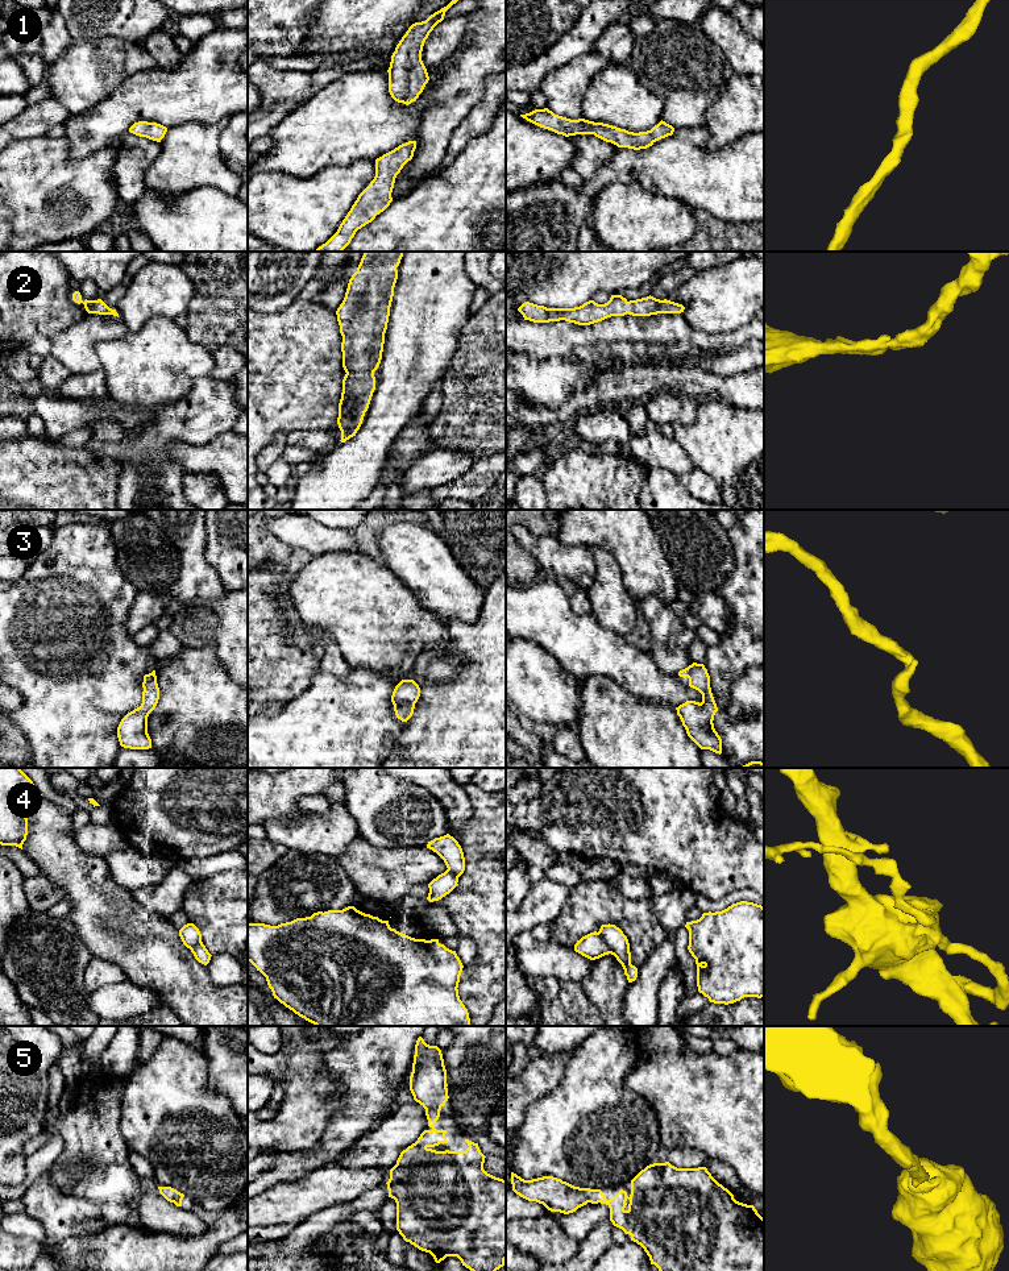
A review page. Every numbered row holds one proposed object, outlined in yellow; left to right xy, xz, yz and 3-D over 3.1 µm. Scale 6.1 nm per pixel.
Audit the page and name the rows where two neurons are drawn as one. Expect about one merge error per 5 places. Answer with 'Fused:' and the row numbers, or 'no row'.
Fused: 4

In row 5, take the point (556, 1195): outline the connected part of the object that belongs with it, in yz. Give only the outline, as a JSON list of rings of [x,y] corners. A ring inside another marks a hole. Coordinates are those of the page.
[[[653,1163],[631,1180],[631,1195],[620,1189],[607,1200],[601,1189],[574,1187],[553,1176],[524,1180],[511,1172],[512,1191],[551,1212],[569,1214],[591,1204],[606,1204],[614,1226],[631,1235],[659,1271],[764,1271],[764,1218],[753,1205],[739,1203],[706,1167],[677,1168]]]

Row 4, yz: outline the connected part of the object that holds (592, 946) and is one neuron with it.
[[[597,931],[590,933],[577,940],[577,943],[574,944],[574,951],[590,960],[599,959],[609,954],[613,955],[613,951],[610,950],[607,943]]]

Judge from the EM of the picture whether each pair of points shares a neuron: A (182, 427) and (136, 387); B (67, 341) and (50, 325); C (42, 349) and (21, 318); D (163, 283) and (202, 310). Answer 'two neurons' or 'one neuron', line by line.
A: two neurons
B: two neurons
C: two neurons
D: two neurons

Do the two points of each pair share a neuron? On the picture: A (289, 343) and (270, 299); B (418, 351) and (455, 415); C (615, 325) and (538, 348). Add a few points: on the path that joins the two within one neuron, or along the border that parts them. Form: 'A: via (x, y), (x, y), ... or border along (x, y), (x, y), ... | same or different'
A: border along (298, 295), (279, 310), (261, 312) | different
B: border along (455, 352), (441, 379) | different
C: via (596, 333), (569, 335), (557, 339) | same

